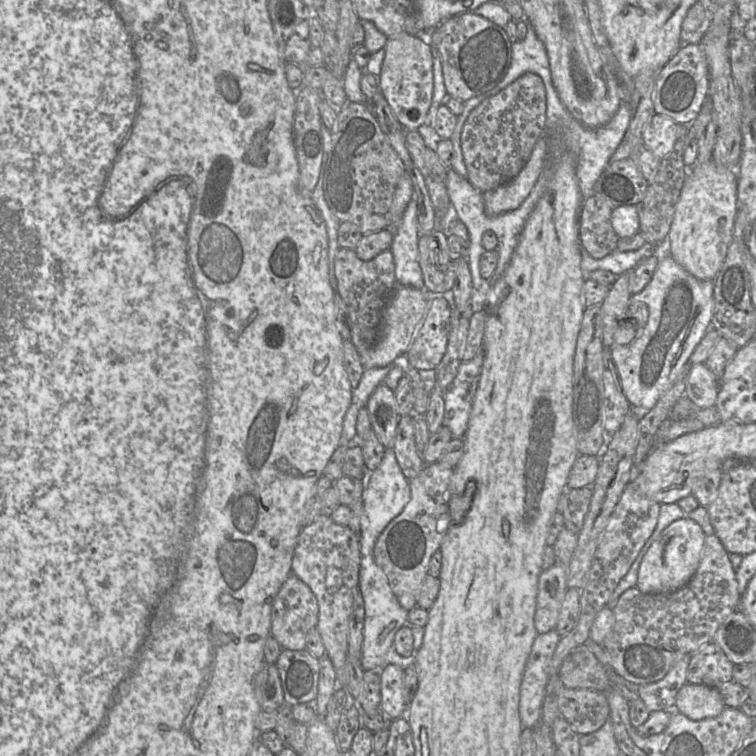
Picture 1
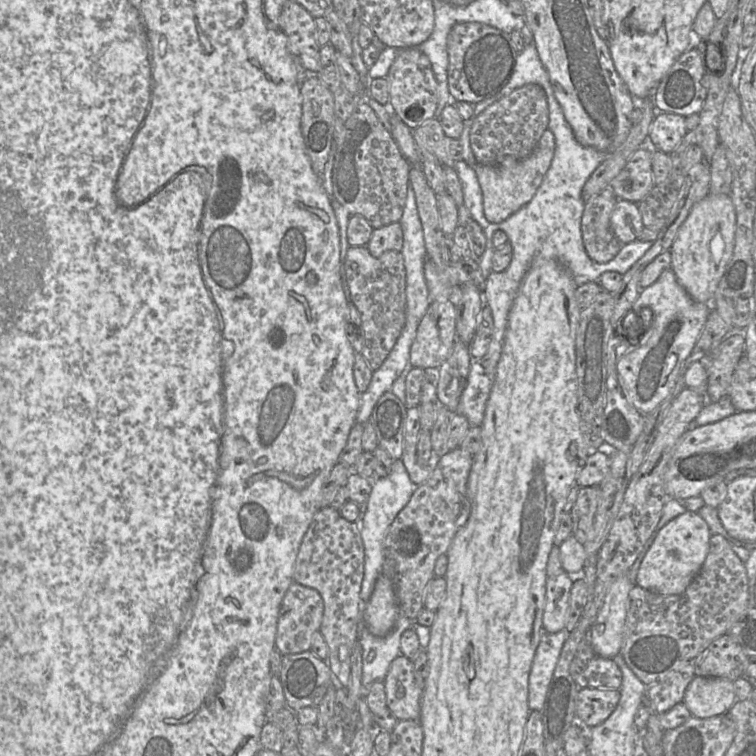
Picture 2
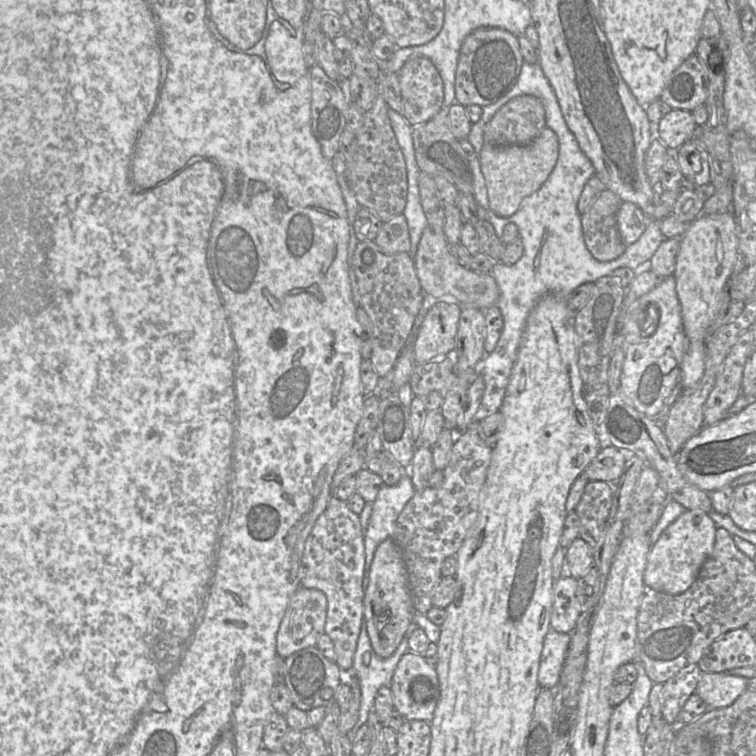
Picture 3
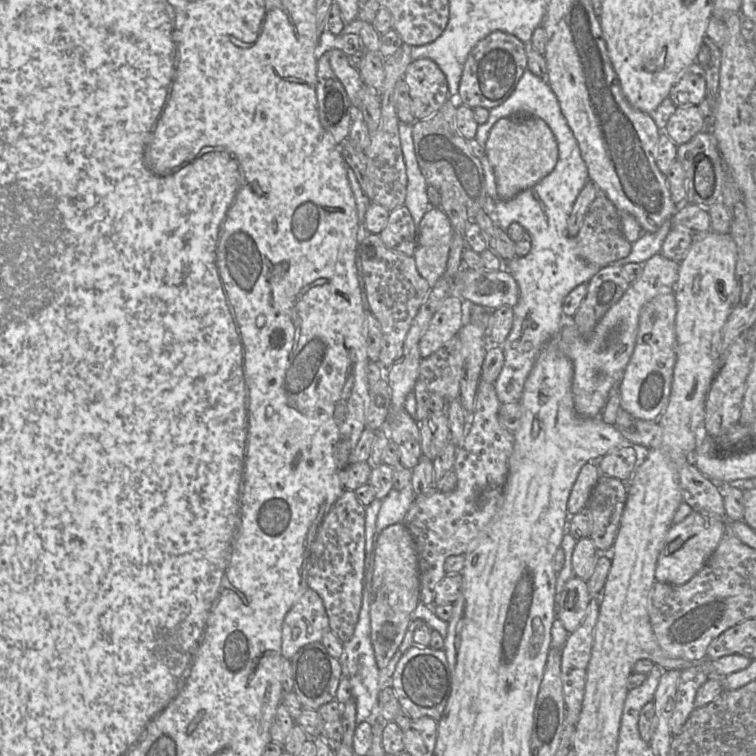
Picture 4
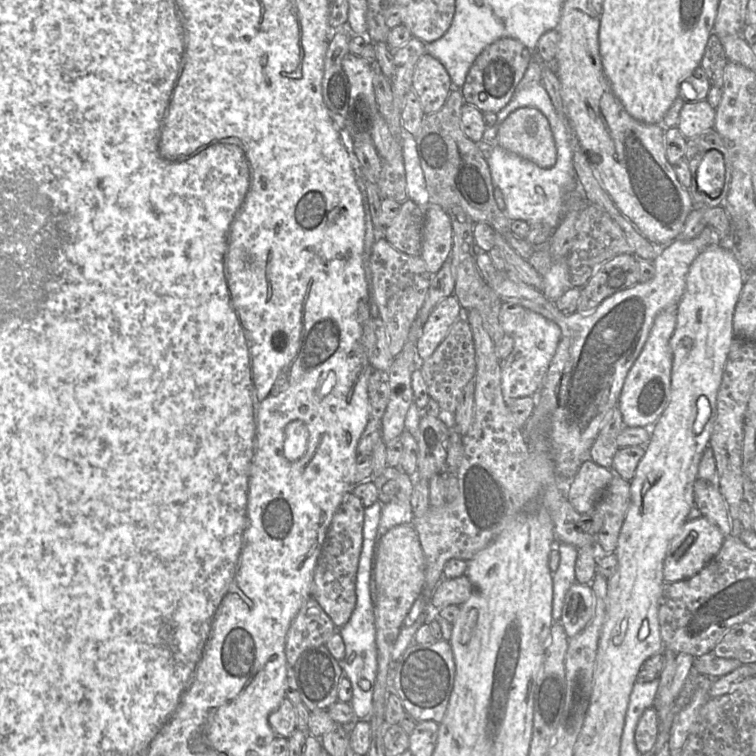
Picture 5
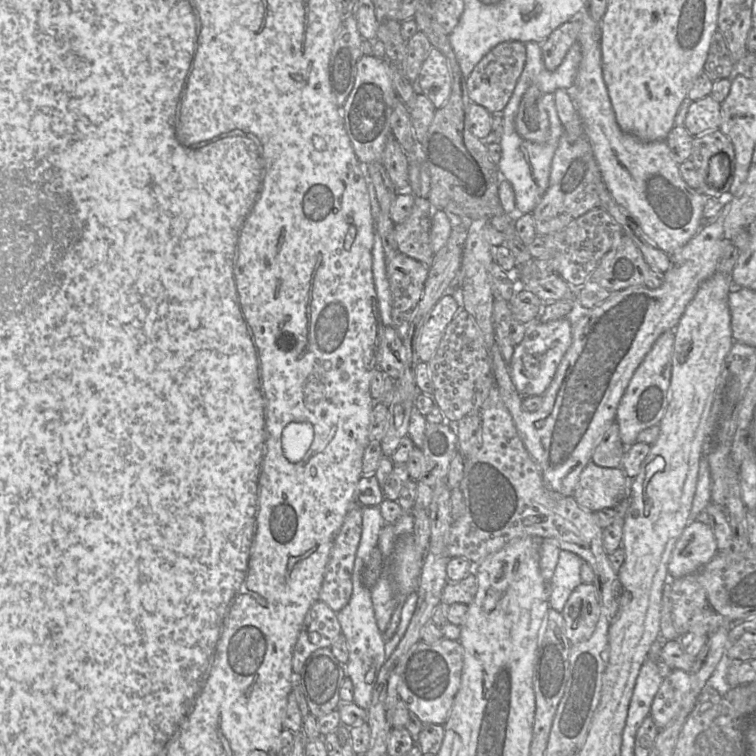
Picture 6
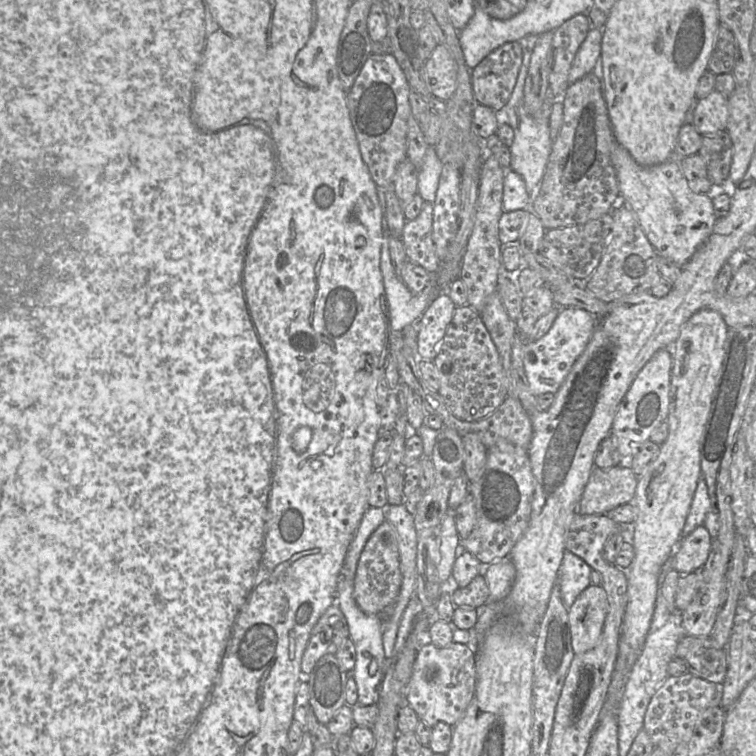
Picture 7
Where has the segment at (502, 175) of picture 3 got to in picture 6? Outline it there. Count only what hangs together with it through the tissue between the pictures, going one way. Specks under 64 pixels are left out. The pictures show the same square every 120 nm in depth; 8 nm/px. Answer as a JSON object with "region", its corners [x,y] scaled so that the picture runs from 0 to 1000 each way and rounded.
{"region":[[[708,112],[693,123],[681,155],[684,177],[705,189],[721,189],[728,177],[725,151],[717,136],[718,124]]]}

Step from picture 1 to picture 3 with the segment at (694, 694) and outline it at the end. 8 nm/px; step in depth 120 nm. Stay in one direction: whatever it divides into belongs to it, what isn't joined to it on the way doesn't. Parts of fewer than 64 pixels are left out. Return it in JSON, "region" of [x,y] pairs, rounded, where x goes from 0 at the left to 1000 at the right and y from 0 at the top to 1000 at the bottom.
{"region":[[[960,889],[930,890],[919,917],[935,931],[937,938],[966,934],[985,913],[988,899]]]}

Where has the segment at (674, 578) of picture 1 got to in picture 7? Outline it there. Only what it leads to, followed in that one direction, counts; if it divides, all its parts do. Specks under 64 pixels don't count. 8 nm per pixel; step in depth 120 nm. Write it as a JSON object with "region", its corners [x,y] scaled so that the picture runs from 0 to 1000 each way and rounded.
{"region":[[[930,696],[899,713],[889,735],[888,750],[899,761],[927,755],[943,724],[943,714]]]}

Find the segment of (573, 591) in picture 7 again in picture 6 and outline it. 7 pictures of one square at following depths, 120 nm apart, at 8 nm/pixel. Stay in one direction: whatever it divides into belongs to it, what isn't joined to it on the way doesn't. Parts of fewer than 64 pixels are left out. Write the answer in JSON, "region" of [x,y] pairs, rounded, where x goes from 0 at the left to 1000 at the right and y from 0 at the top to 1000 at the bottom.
{"region":[[[741,730],[737,750],[726,770],[726,799],[742,812],[757,783],[771,771],[767,761],[771,743],[769,737],[757,730]]]}

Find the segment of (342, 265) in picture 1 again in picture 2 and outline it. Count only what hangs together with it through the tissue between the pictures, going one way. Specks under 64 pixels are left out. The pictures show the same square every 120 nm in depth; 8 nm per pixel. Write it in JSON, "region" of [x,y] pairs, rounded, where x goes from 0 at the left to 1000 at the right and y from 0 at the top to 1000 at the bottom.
{"region":[[[463,325],[458,333],[456,364],[463,393],[478,418],[479,471],[491,489],[499,489],[524,455],[537,425],[537,357],[530,332],[513,331],[503,340],[489,336],[484,325]]]}

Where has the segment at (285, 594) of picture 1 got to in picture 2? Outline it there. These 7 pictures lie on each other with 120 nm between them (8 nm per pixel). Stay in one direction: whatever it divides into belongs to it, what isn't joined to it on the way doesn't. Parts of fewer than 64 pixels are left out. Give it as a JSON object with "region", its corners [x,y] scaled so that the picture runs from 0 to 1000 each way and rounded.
{"region":[[[386,770],[372,794],[366,817],[364,857],[373,866],[410,860],[414,839],[423,835],[427,811],[429,796],[422,783],[397,771]]]}

